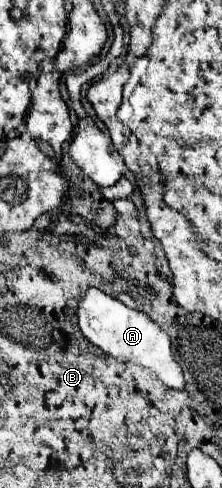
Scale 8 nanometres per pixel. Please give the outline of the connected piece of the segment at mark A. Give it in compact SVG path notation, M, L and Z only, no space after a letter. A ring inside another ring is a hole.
M87 288L85 296L77 304L77 324L79 324L79 330L83 332L83 336L91 344L101 348L105 354L151 370L163 384L167 384L171 388L177 388L177 390L185 388L181 368L173 360L169 336L147 314L127 308L123 302L107 296L105 292L101 292L97 288Z

